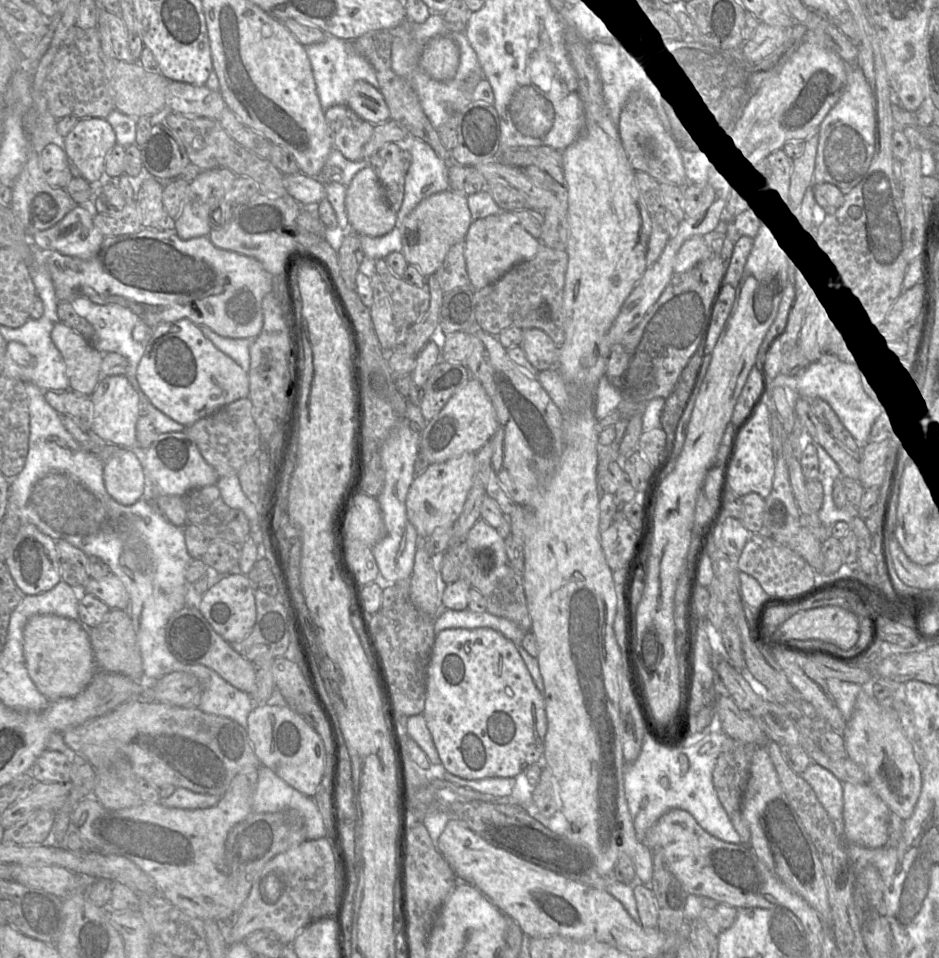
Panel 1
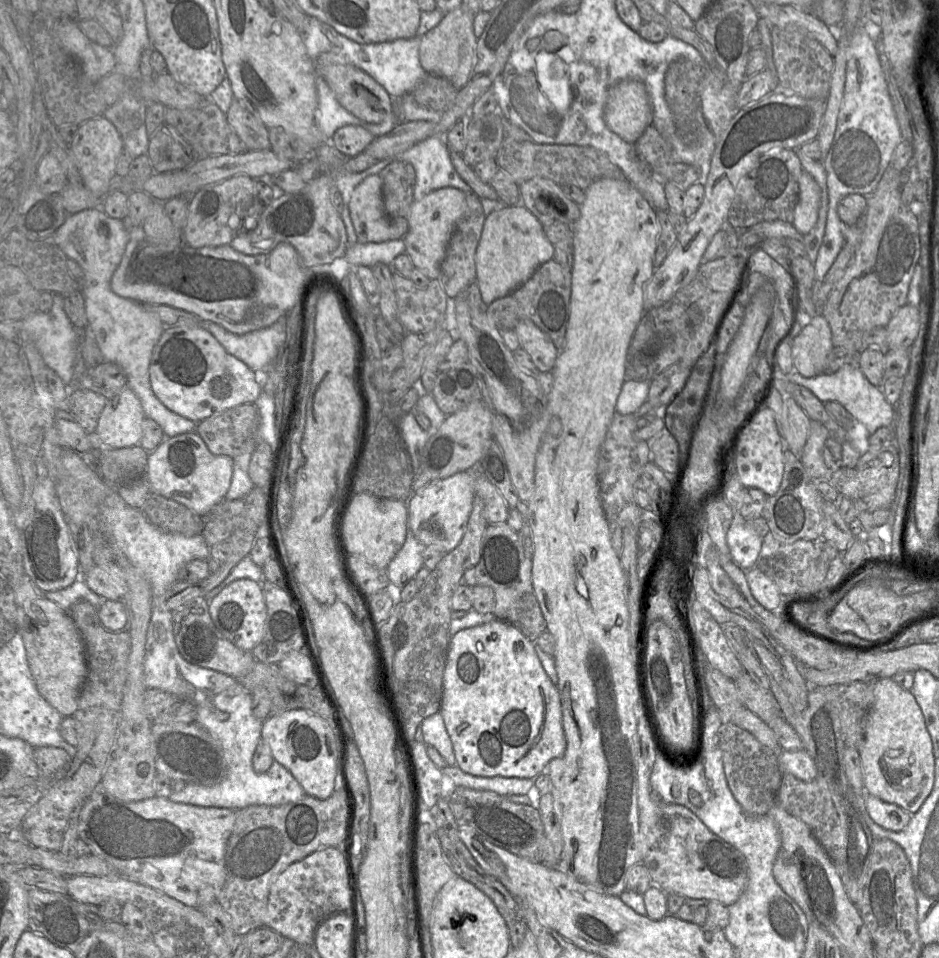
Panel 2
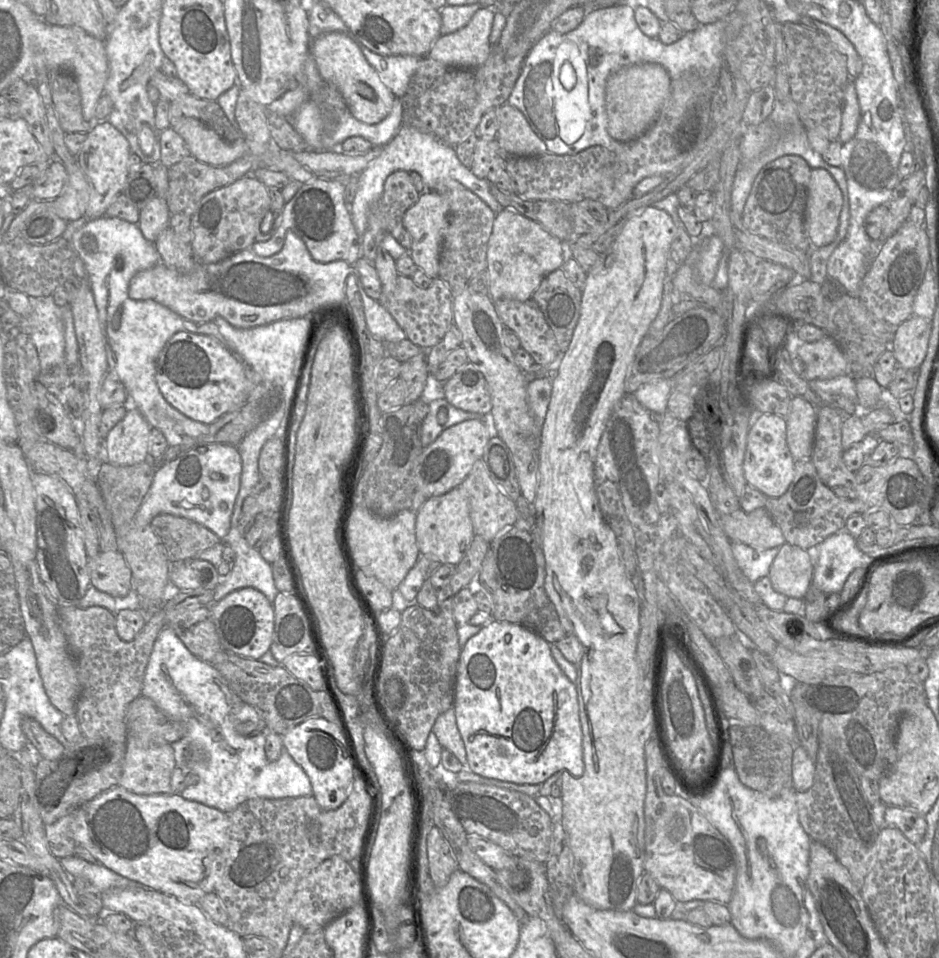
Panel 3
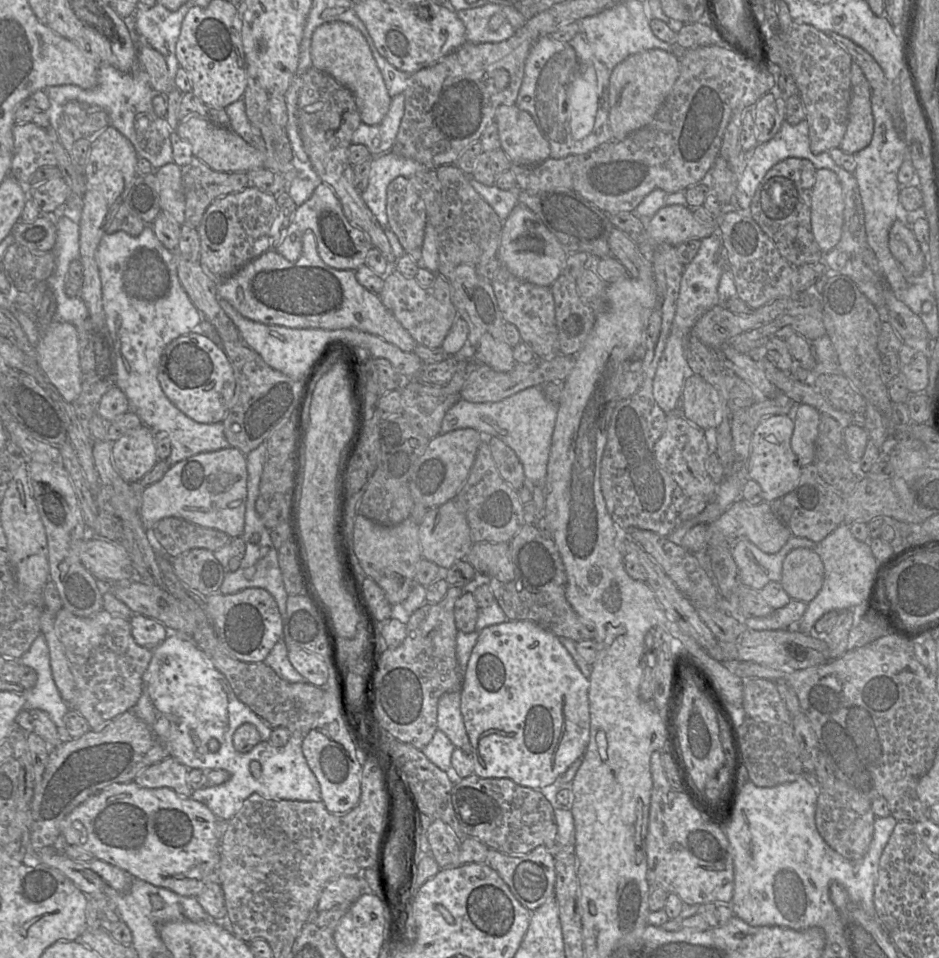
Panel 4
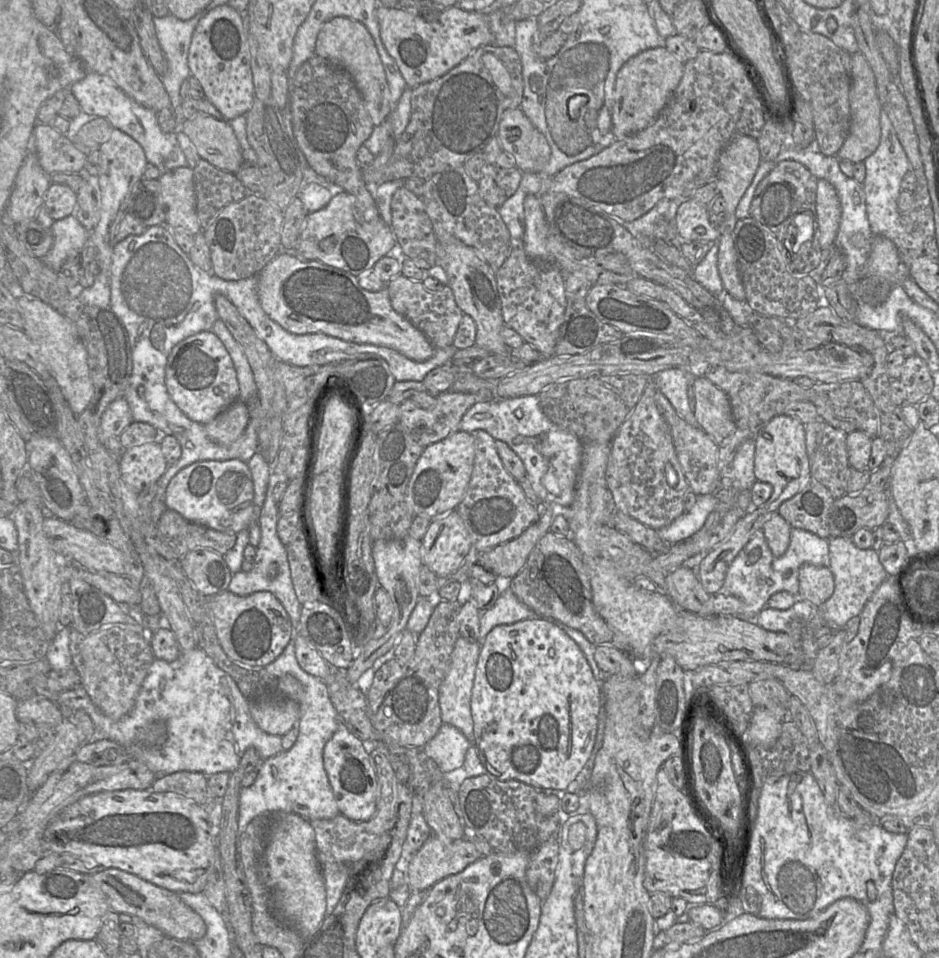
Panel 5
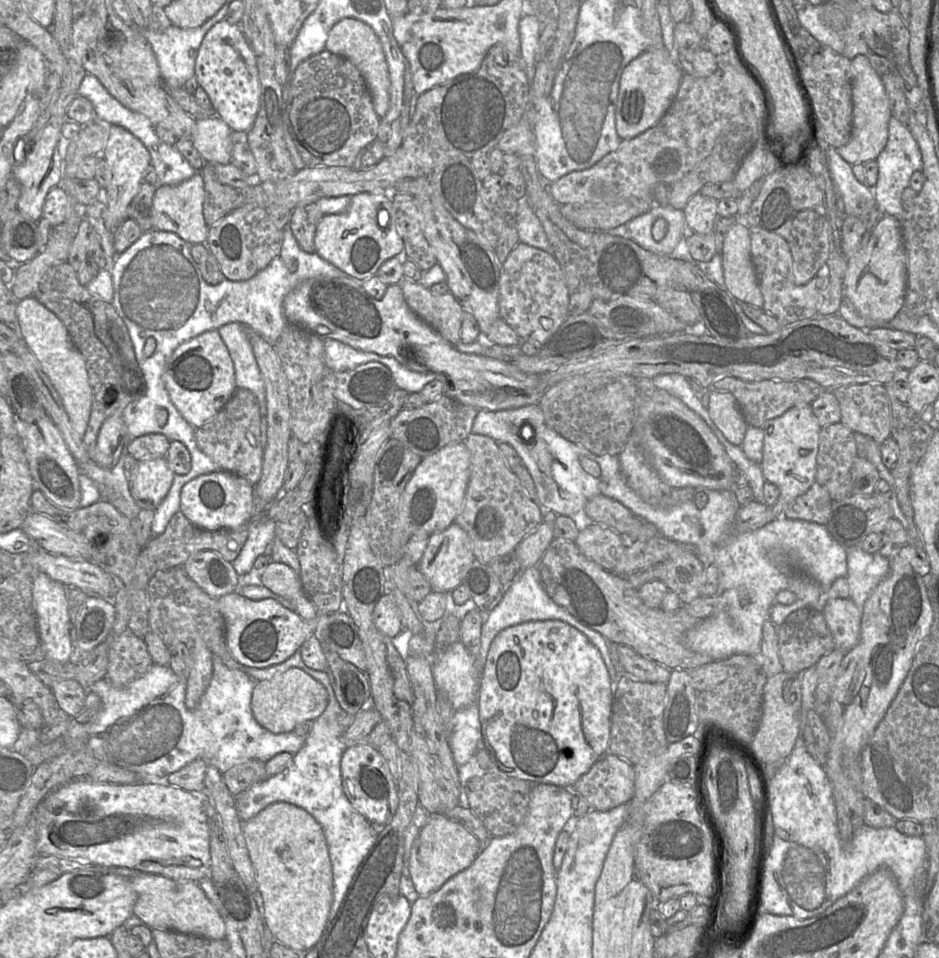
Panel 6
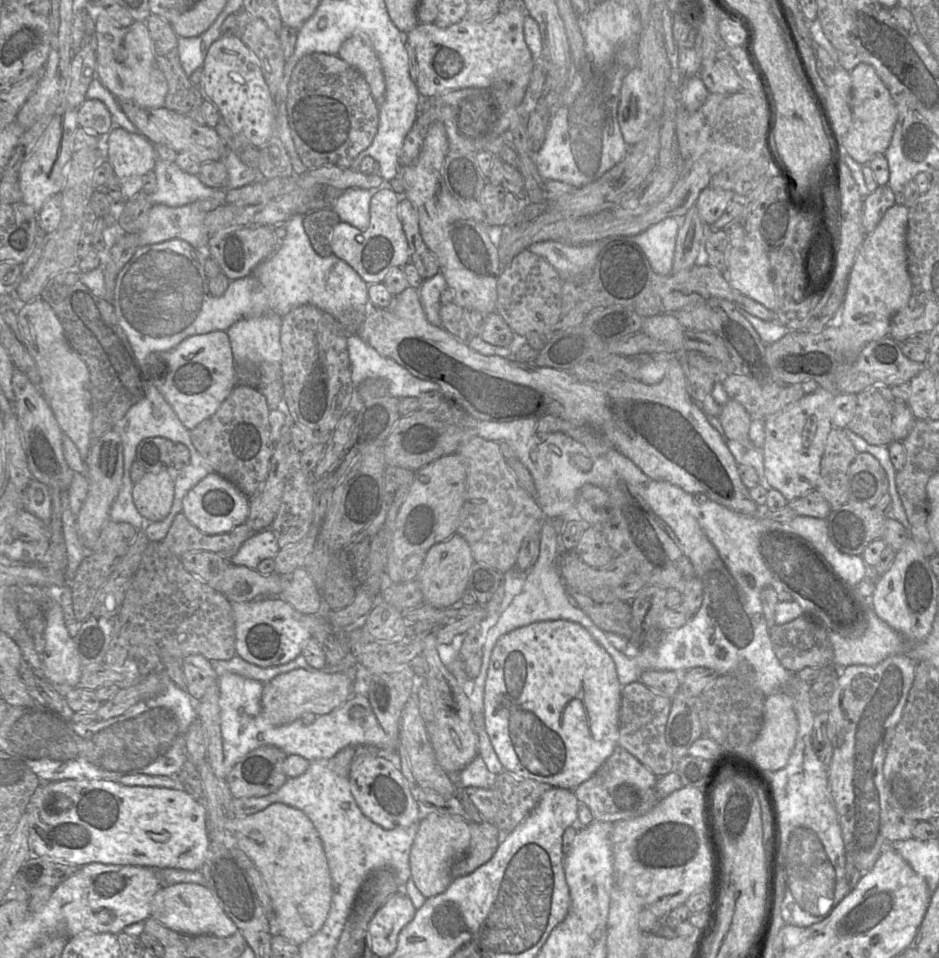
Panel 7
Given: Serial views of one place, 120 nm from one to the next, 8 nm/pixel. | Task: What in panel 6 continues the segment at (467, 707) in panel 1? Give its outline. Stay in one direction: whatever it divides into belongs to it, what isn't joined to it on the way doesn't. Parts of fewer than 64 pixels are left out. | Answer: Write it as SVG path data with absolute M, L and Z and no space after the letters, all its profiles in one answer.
M559 620L524 622L503 629L491 643L477 695L482 740L504 775L571 787L608 752L612 700L613 685L601 653L582 632Z

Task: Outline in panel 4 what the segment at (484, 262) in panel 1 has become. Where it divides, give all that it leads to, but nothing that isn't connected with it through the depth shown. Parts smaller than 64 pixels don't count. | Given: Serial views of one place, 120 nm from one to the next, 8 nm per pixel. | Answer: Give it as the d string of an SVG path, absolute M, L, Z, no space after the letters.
M517 204L503 222L497 258L500 265L504 265L518 279L538 286L550 287L562 274L567 255L557 238L527 206Z

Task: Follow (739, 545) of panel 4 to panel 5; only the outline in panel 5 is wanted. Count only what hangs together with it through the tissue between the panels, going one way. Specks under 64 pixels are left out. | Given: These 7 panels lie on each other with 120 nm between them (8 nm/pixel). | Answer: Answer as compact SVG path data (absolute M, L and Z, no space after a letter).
M791 529L790 544L781 556L774 556L766 542L762 530L756 532L730 564L720 592L739 597L743 601L743 617L753 619L769 598L779 591L797 595L799 589L798 572L801 566L813 564L829 567L829 542L809 531Z

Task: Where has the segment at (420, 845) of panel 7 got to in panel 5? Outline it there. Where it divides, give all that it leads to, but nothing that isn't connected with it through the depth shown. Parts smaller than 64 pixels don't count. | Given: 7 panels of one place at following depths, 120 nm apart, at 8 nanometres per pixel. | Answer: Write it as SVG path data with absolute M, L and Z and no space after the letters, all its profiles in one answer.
M432 834L409 863L410 889L428 891L438 881L461 872L481 856L472 841L440 839Z

